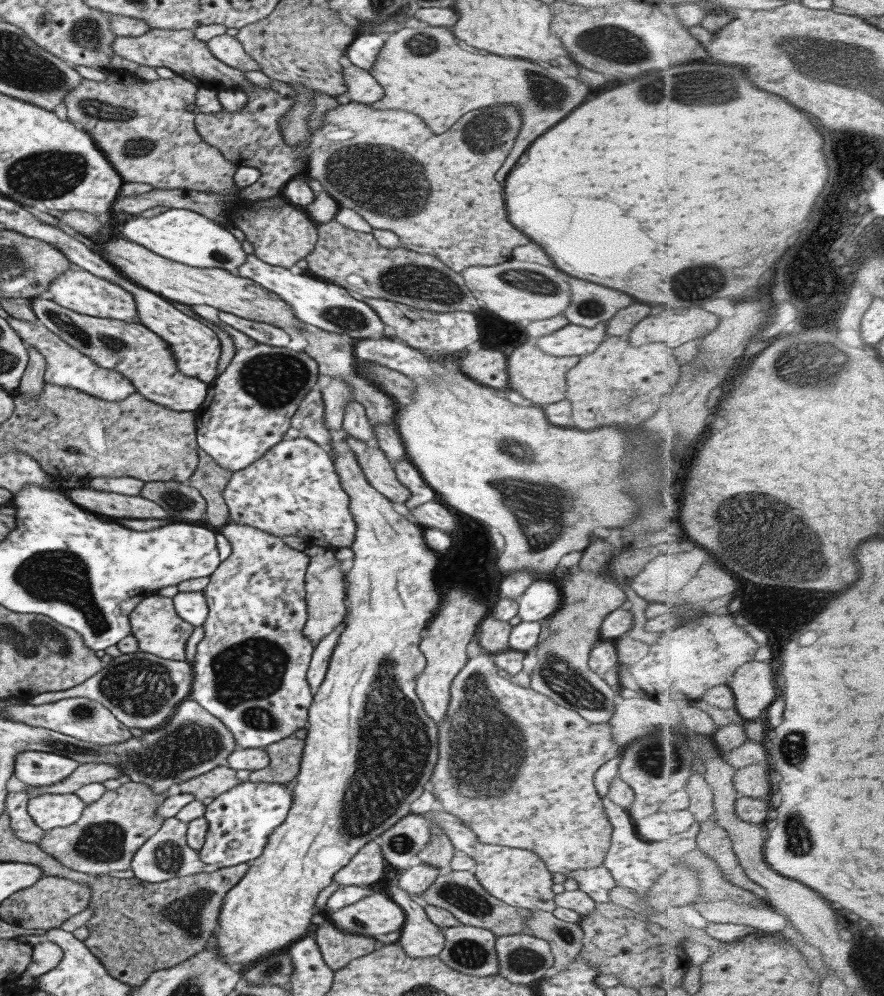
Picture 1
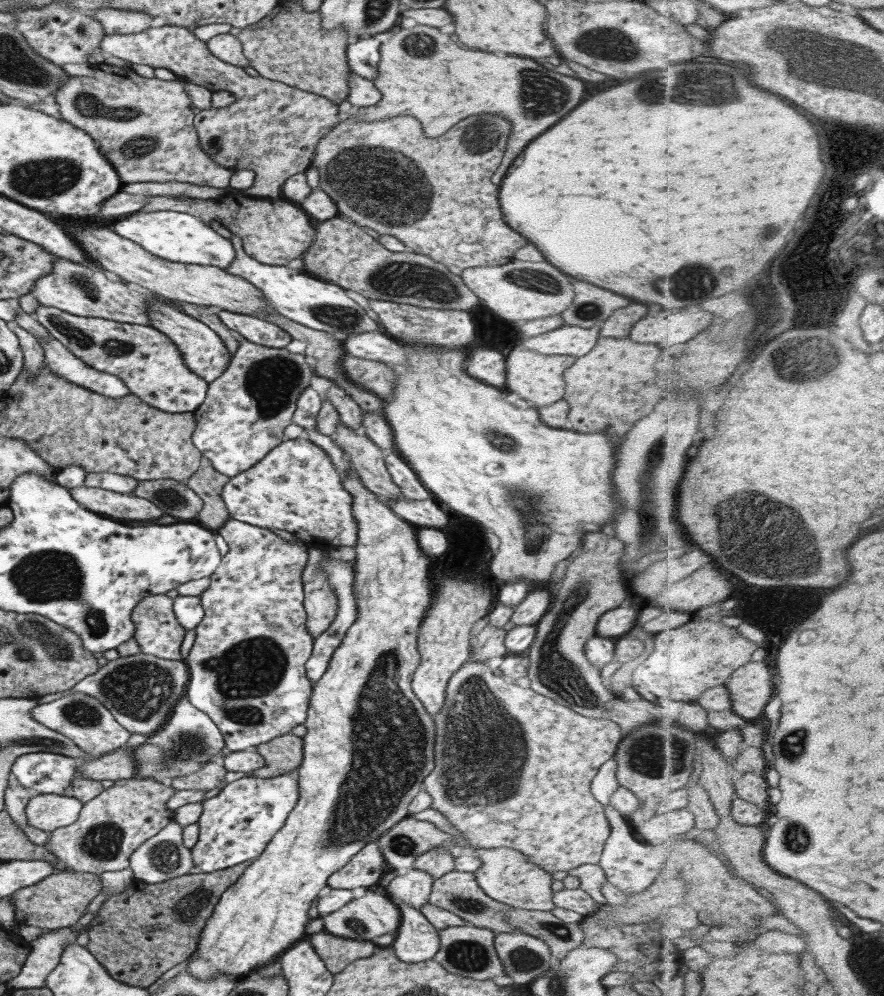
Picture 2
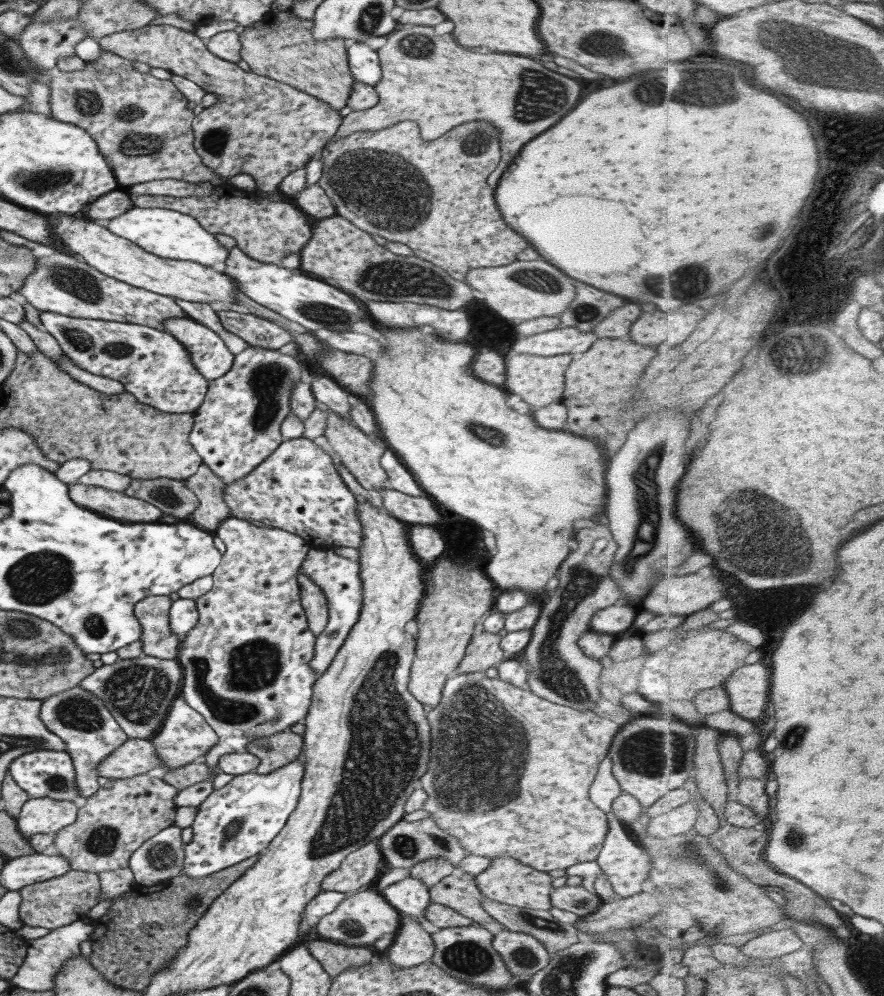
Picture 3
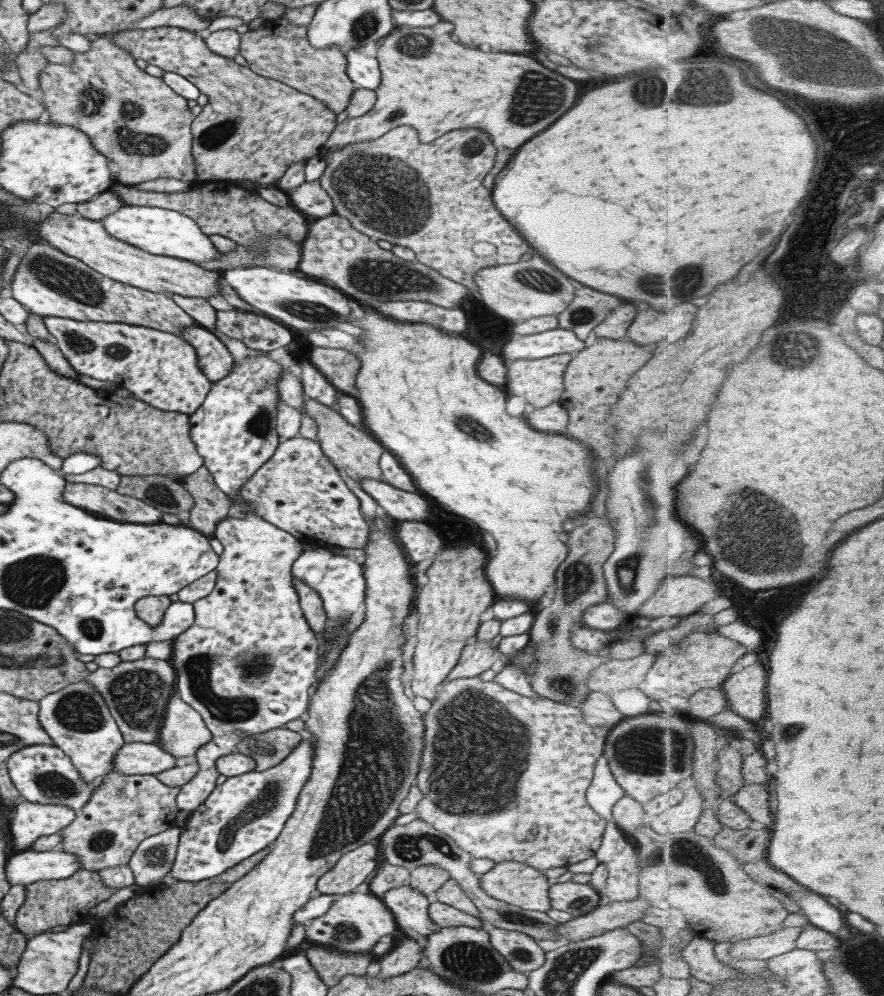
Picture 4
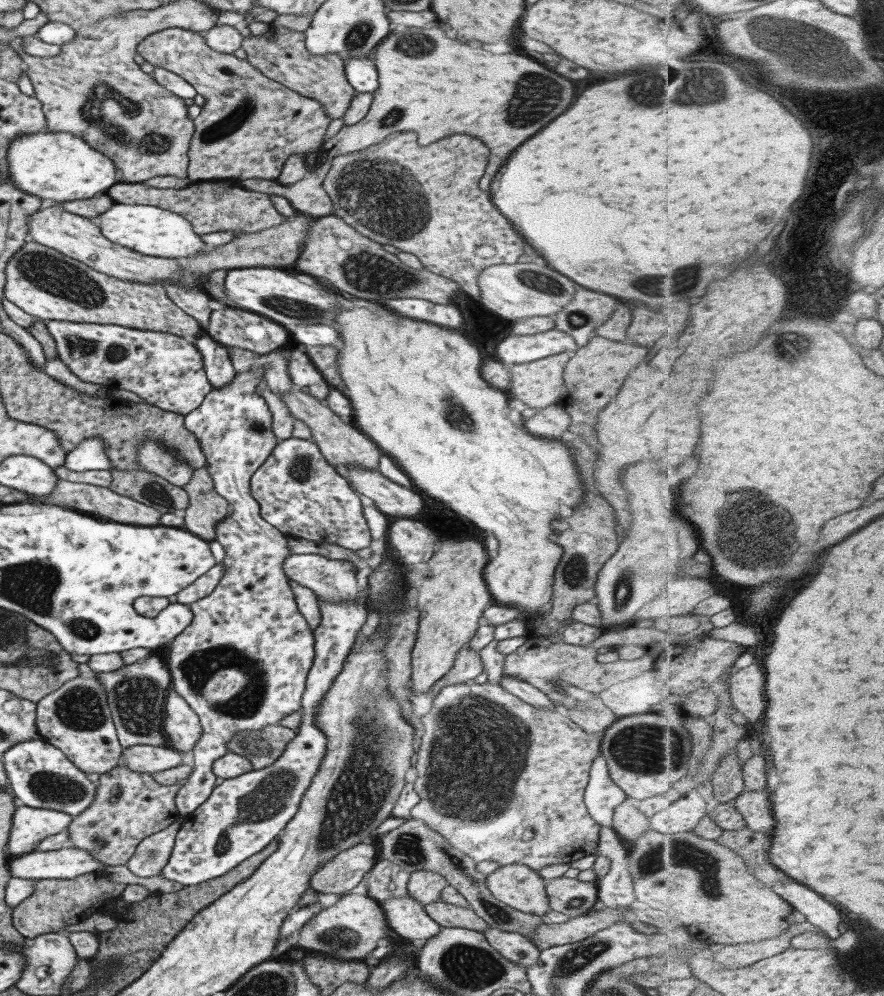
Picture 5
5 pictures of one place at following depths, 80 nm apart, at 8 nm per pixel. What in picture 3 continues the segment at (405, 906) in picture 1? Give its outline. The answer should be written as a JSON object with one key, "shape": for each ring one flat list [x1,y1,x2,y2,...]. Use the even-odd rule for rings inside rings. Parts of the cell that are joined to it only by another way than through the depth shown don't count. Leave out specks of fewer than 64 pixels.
{"shape":[[408,916,402,918,397,928,397,935,394,936,389,947,385,950,389,962,401,968,409,968,419,963,429,962,433,951,434,946,431,935,421,927,419,921]]}

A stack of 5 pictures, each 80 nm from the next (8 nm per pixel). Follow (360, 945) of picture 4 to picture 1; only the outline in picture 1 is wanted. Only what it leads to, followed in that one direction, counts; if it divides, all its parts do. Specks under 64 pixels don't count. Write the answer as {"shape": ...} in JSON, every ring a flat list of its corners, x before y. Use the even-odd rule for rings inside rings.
{"shape":[[372,892,326,916,339,930,368,937,401,929,404,918,403,909,384,892]]}

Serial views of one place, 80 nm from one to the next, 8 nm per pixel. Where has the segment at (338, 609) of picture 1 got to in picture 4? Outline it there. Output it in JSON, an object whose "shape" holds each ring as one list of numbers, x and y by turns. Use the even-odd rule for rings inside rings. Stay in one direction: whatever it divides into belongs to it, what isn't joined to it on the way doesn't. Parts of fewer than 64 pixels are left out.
{"shape":[[292,577,292,585,298,594,298,603,308,627,316,634,322,632,327,623,320,596,300,578]]}

